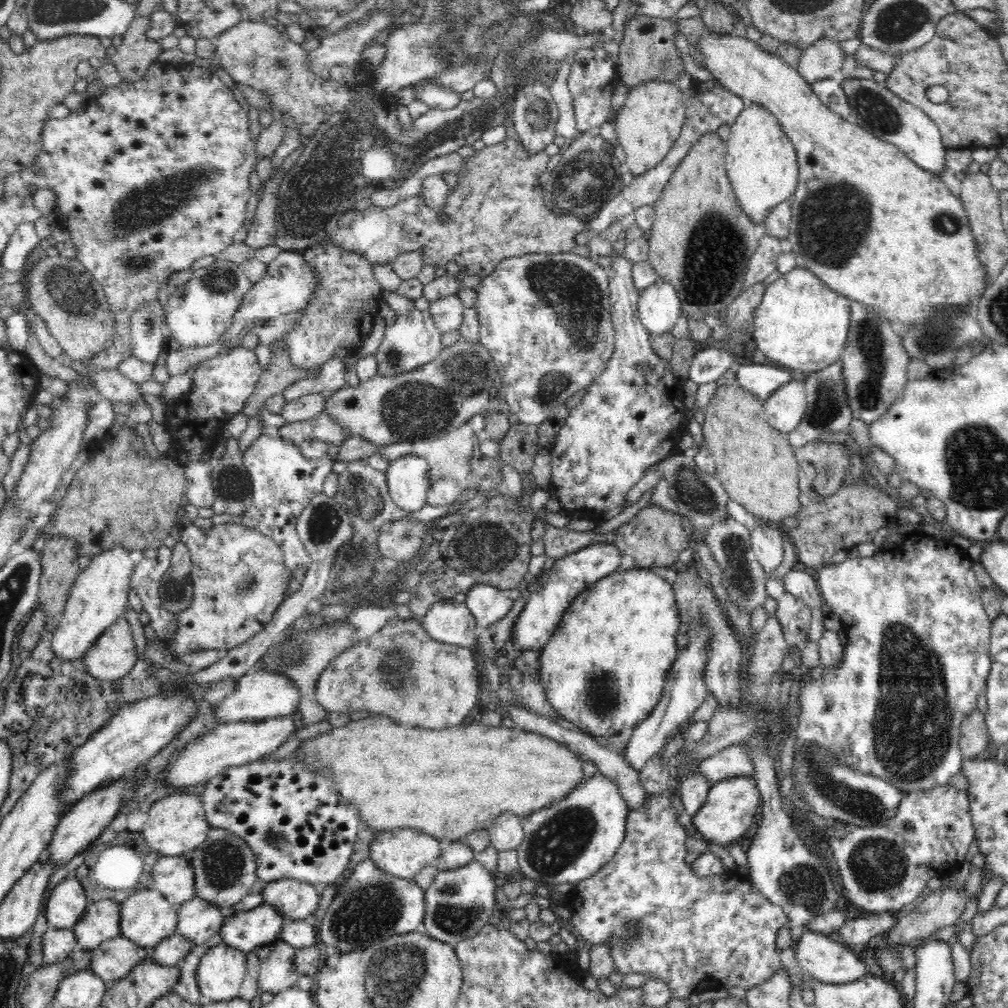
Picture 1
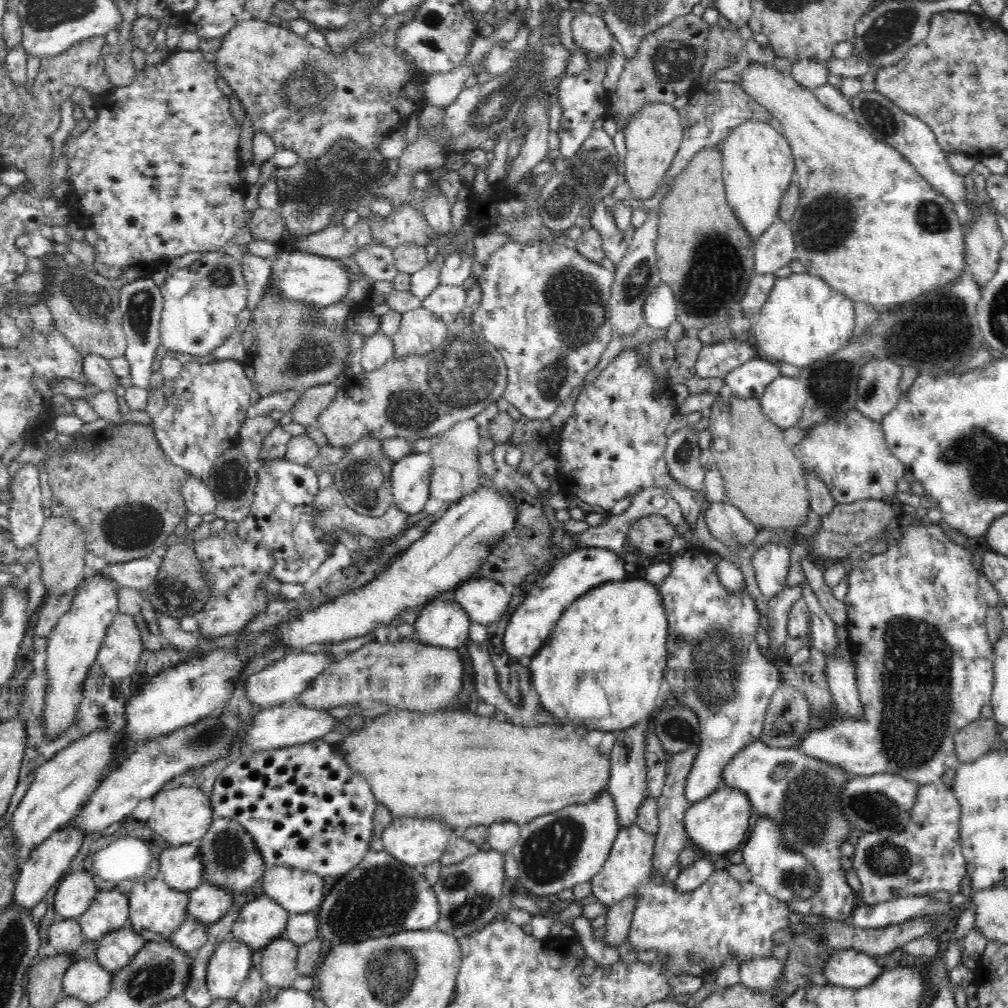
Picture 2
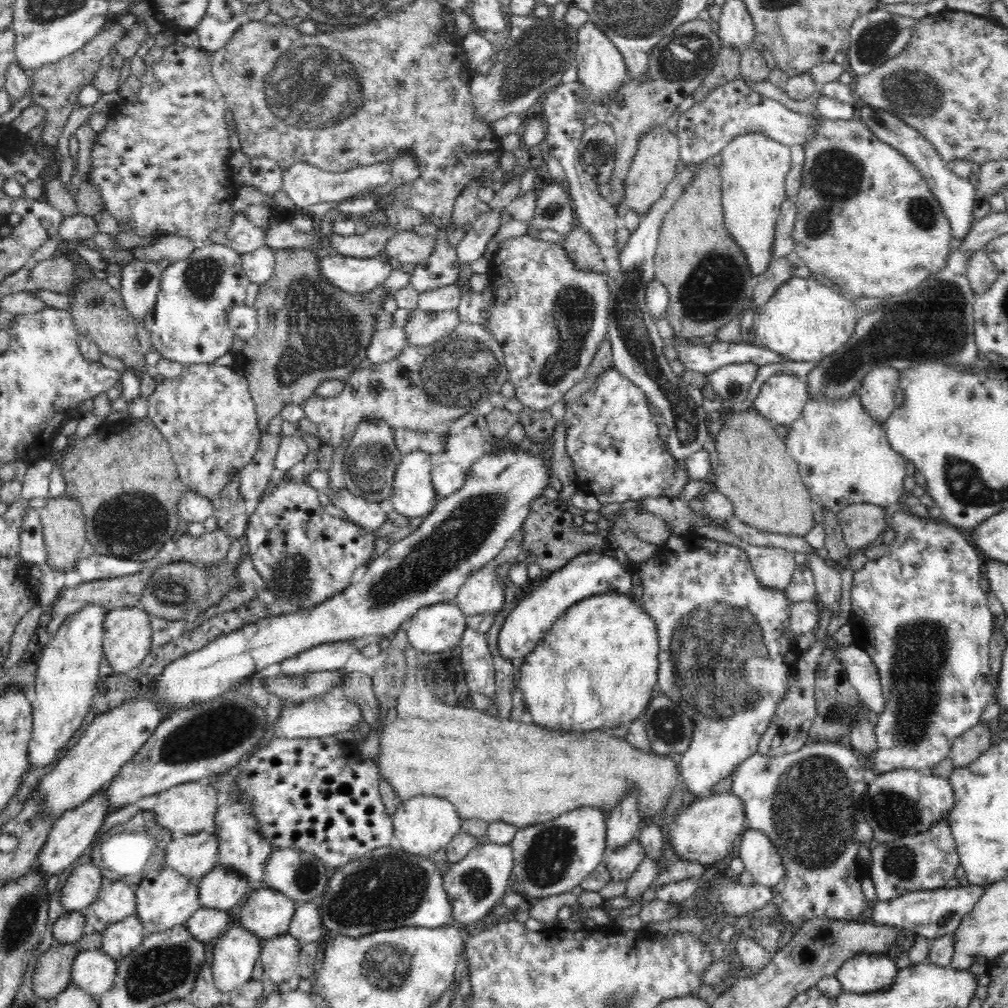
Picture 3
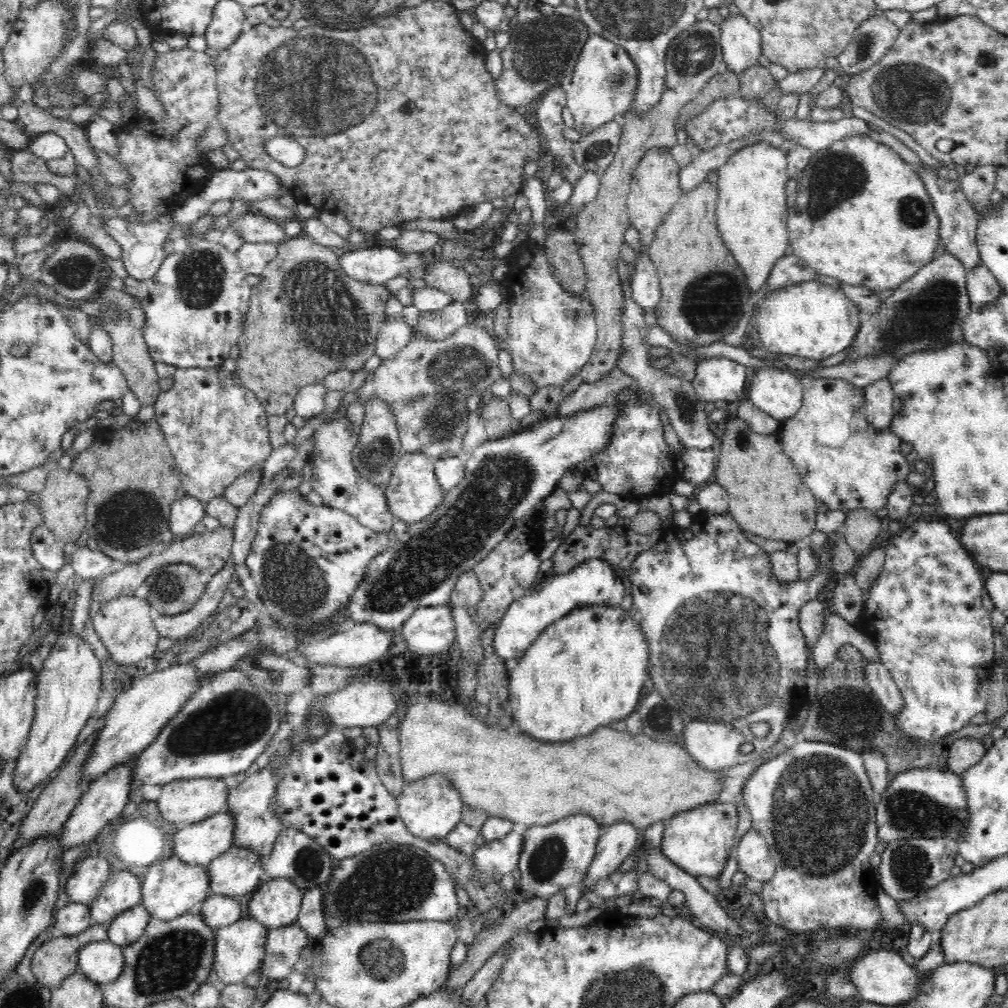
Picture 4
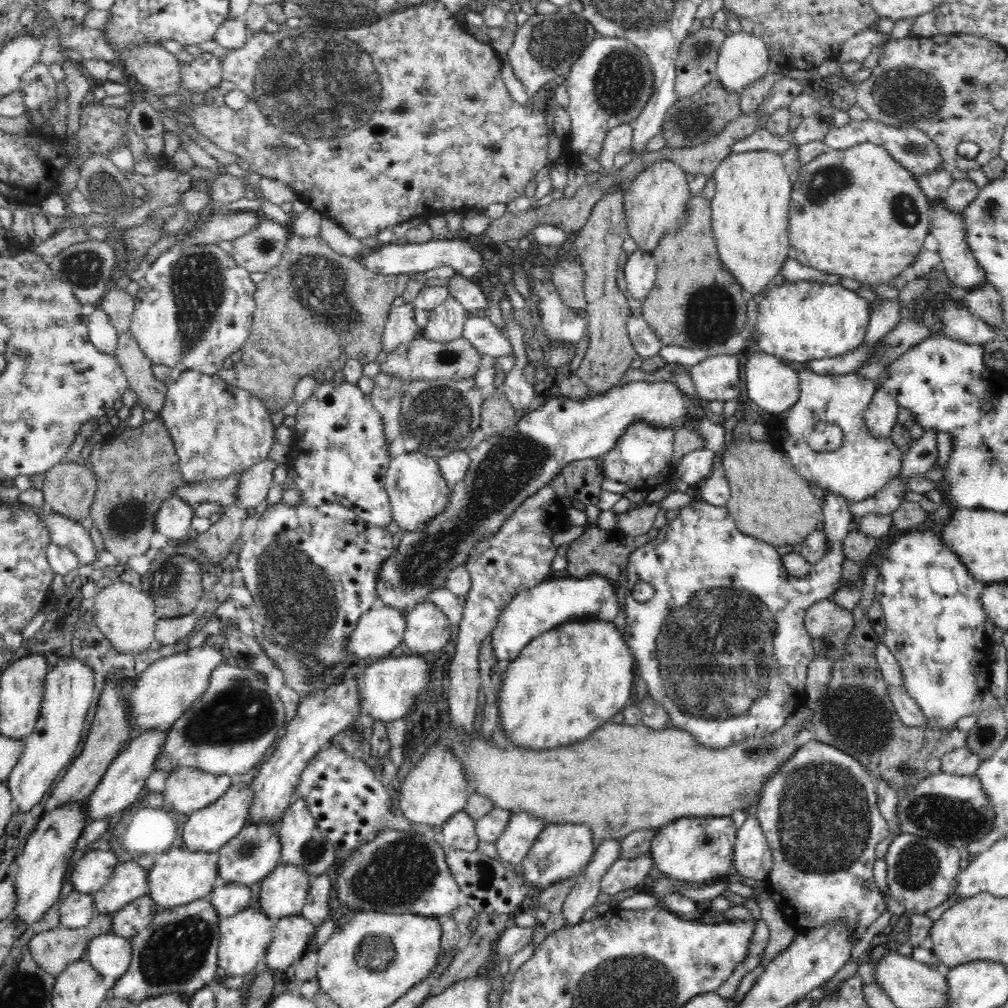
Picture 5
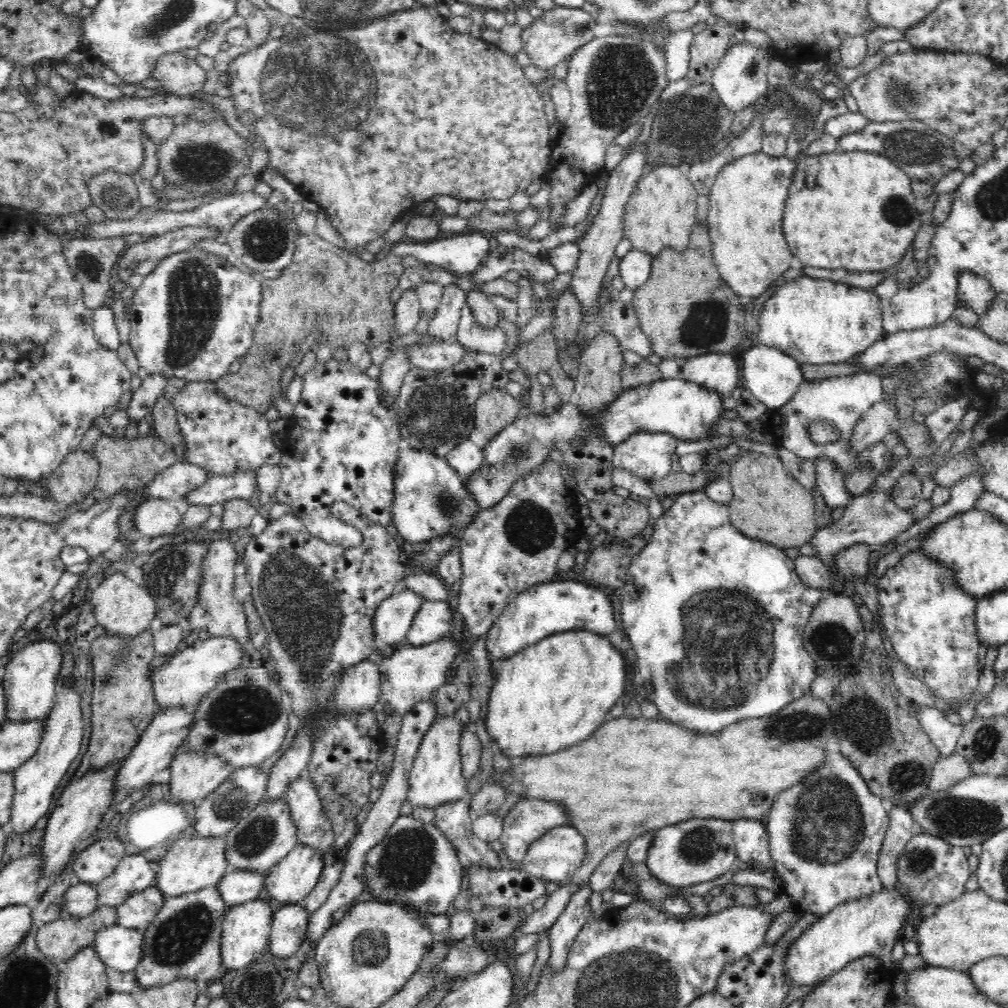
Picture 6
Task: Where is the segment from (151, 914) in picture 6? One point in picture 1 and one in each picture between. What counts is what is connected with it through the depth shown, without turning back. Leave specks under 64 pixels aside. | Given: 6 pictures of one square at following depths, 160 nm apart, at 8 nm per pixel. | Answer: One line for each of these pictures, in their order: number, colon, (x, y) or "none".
1: (112, 960)
2: (116, 950)
3: (120, 939)
4: (124, 930)
5: (128, 921)

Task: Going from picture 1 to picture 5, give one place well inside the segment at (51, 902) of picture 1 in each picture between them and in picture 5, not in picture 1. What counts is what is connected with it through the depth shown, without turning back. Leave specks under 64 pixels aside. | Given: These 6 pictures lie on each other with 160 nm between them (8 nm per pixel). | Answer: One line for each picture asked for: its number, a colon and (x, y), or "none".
2: (75, 893)
3: (81, 888)
4: (89, 875)
5: (91, 872)

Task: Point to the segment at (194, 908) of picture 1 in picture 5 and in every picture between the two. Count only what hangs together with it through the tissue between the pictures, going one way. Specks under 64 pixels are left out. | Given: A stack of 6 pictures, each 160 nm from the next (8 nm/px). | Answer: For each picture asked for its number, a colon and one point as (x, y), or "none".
2: (207, 903)
3: (222, 888)
4: (236, 872)
5: (252, 854)

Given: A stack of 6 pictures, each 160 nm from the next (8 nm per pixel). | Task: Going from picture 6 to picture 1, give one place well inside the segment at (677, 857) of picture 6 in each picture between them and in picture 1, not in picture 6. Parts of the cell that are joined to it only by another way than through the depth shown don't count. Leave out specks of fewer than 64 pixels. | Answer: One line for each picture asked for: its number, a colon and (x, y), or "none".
1: (727, 816)
2: (716, 824)
3: (705, 832)
4: (699, 841)
5: (694, 849)

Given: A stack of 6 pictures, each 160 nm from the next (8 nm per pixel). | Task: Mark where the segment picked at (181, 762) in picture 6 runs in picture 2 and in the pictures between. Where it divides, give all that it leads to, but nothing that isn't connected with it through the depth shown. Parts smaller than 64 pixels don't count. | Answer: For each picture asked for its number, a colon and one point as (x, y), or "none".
2: (181, 815)
3: (188, 808)
4: (182, 802)
5: (187, 790)

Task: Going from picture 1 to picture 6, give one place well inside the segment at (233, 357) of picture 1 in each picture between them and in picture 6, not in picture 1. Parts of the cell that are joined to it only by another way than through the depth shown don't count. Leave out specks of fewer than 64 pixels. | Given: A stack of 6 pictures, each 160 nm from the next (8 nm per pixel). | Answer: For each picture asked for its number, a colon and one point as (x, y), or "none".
2: (196, 416)
3: (206, 413)
4: (216, 429)
5: (218, 429)
6: (221, 436)

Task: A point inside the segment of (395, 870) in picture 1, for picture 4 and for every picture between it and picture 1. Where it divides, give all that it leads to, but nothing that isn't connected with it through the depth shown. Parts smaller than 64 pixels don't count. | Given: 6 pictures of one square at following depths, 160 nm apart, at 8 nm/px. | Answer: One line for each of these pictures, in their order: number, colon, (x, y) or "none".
2: (416, 842)
3: (423, 825)
4: (430, 807)

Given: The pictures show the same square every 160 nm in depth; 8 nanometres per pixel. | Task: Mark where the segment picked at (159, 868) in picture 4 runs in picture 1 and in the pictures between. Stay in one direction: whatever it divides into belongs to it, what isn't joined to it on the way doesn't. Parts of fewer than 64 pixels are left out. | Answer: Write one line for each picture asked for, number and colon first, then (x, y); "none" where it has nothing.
1: (147, 918)
2: (155, 910)
3: (165, 898)

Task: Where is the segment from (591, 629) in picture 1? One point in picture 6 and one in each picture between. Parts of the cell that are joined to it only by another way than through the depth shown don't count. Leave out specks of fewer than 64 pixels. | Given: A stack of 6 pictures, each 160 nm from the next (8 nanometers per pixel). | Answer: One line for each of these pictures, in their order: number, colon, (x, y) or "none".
2: (603, 666)
3: (596, 667)
4: (587, 670)
5: (566, 682)
6: (554, 693)

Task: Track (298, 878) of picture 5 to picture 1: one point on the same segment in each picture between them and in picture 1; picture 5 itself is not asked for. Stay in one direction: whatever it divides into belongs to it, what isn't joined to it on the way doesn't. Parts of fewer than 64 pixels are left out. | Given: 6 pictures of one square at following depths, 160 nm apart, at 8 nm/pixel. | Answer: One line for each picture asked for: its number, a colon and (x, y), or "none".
1: (249, 930)
2: (260, 921)
3: (267, 913)
4: (275, 903)

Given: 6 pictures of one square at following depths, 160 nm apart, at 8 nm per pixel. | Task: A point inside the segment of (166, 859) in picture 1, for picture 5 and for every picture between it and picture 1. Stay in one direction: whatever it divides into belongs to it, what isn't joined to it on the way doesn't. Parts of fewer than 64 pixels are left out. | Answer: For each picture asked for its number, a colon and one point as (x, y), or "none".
2: (180, 867)
3: (192, 855)
4: (200, 843)
5: (207, 830)

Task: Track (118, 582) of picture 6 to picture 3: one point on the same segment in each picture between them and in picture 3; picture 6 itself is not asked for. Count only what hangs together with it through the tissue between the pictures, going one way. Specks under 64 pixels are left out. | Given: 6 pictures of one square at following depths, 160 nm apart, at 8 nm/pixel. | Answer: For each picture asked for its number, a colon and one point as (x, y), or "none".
3: (127, 635)
4: (125, 626)
5: (125, 614)

